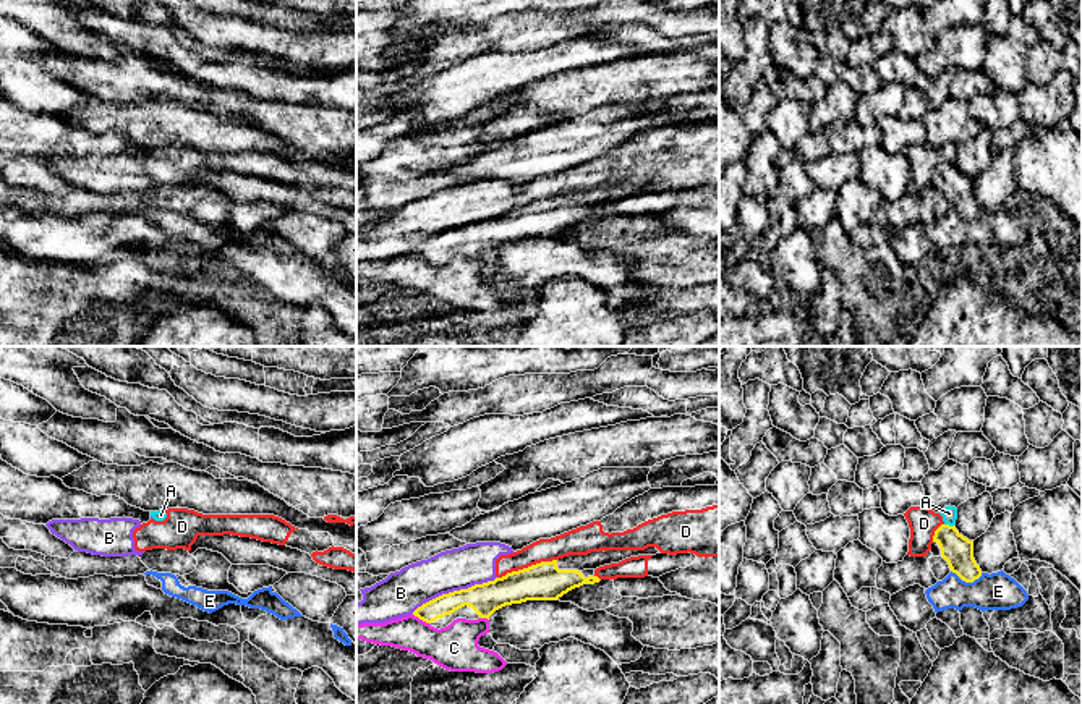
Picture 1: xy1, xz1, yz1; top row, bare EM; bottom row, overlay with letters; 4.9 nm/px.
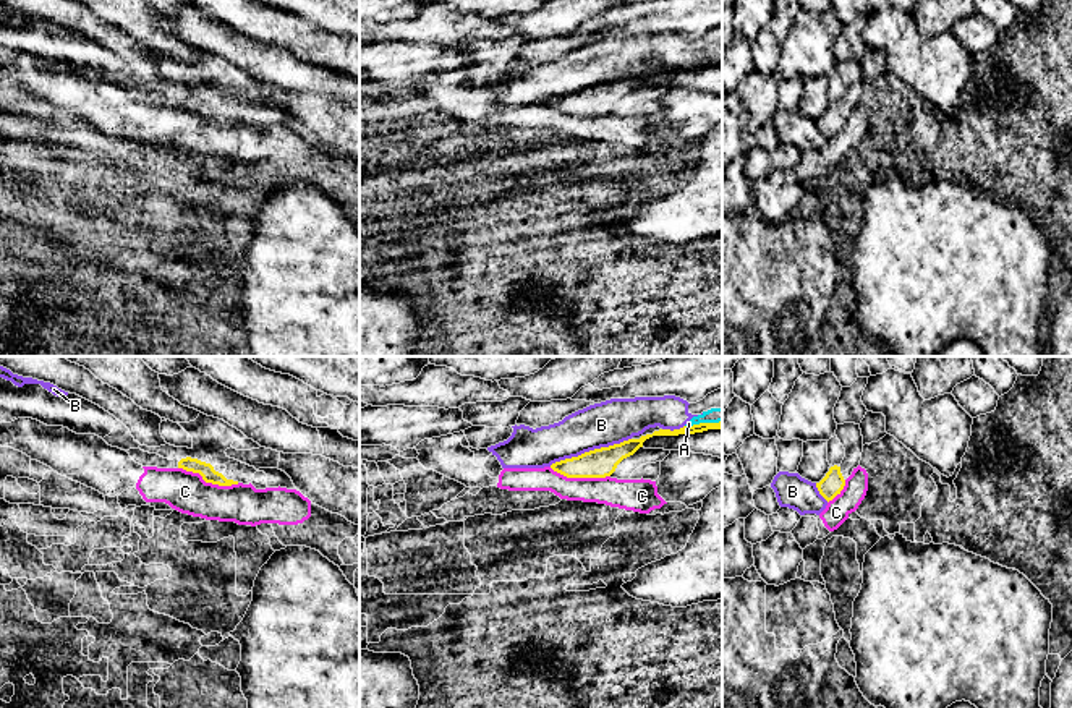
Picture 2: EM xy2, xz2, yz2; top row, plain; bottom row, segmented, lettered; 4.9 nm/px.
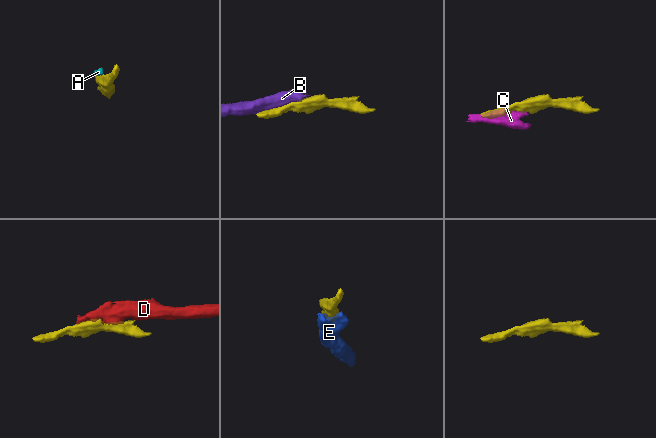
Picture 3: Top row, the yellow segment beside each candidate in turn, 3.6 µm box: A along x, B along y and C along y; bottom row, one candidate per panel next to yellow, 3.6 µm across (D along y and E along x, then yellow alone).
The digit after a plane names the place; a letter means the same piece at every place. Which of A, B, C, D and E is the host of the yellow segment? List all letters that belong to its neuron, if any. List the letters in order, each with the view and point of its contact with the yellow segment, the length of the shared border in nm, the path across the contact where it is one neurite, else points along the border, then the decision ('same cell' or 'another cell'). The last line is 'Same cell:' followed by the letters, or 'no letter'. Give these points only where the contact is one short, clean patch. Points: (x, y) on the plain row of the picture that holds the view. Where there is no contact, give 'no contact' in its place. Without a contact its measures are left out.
A: contact yz1 (948, 162); length 50 nm; border yz1 (945, 161), (953, 164); another cell
B: contact xz1 (454, 229); length 460 nm; another cell
C: contact xy2 (209, 119); length 320 nm; another cell
D: contact xz1 (528, 204); length 320 nm; another cell
E: contact yz1 (967, 219); length 160 nm; another cell
Same cell: no letter

